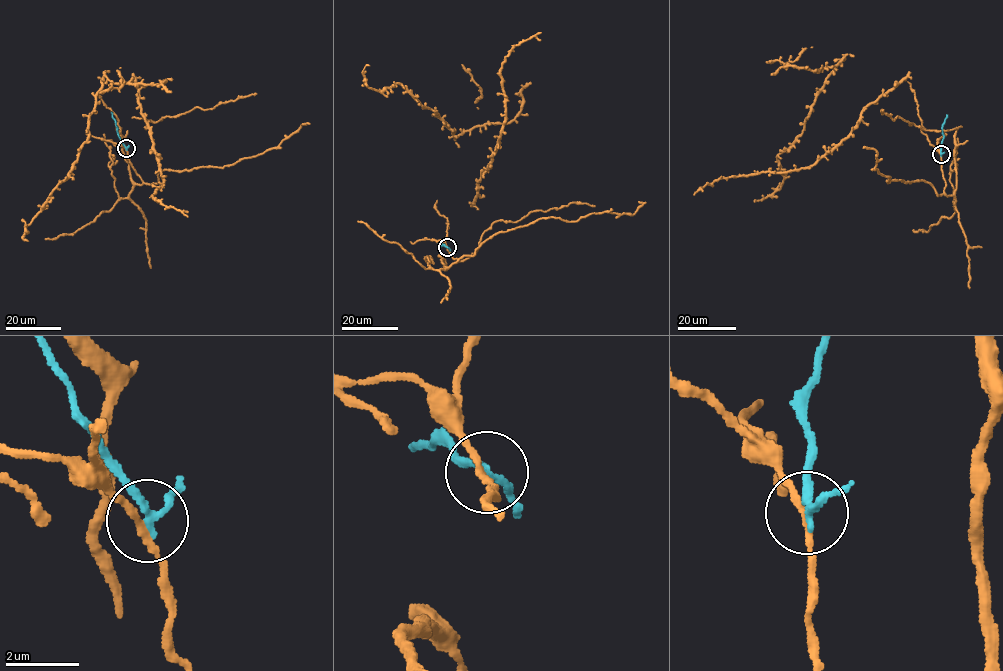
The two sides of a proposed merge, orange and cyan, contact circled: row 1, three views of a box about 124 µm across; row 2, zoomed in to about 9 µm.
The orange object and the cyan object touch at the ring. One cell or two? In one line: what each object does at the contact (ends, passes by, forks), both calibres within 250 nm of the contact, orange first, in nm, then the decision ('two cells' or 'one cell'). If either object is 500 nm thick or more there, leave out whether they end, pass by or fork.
orange passes by; cyan passes by; calibres 170 and 190 nm; two cells

